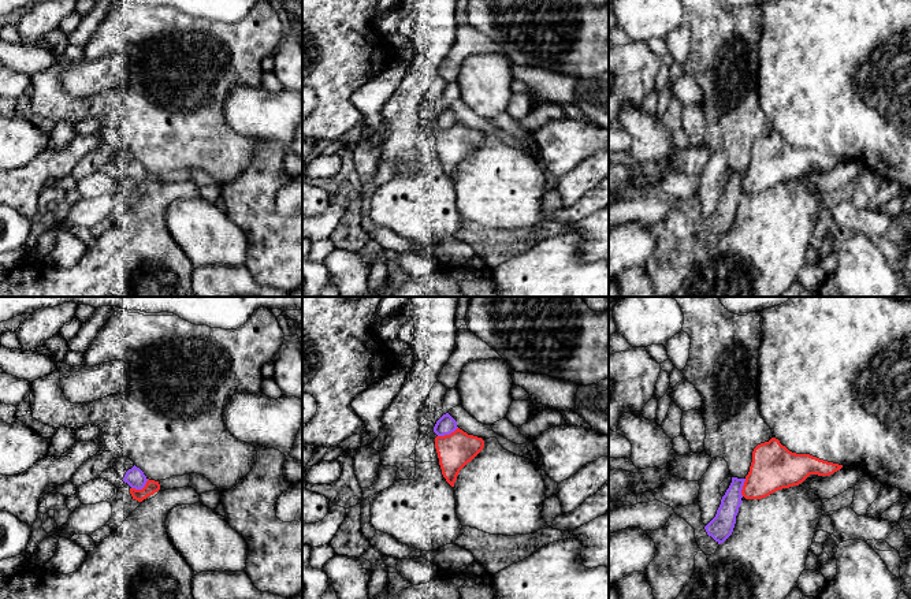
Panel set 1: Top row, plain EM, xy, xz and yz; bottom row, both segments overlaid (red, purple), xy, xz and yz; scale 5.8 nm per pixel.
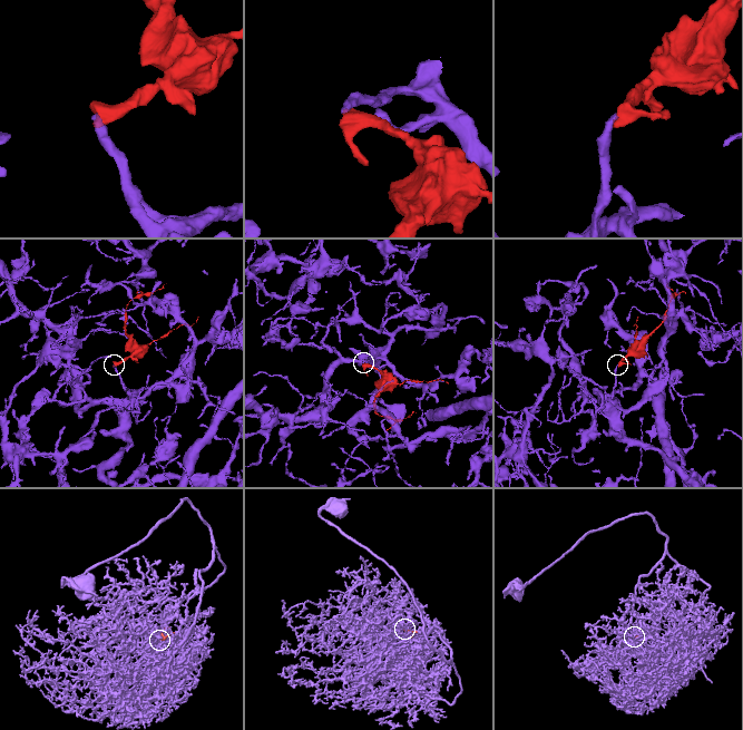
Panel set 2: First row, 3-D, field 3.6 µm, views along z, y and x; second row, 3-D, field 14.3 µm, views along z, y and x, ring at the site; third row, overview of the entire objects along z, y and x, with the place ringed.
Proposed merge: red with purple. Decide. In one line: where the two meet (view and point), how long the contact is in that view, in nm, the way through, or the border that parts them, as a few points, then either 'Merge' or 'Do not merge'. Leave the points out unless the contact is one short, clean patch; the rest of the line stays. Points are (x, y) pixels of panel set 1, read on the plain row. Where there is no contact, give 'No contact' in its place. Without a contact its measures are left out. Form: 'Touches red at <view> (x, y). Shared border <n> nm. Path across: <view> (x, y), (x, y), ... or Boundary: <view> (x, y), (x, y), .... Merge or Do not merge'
Touches red at xy (142, 182). Shared border 120 nm. Do not merge

